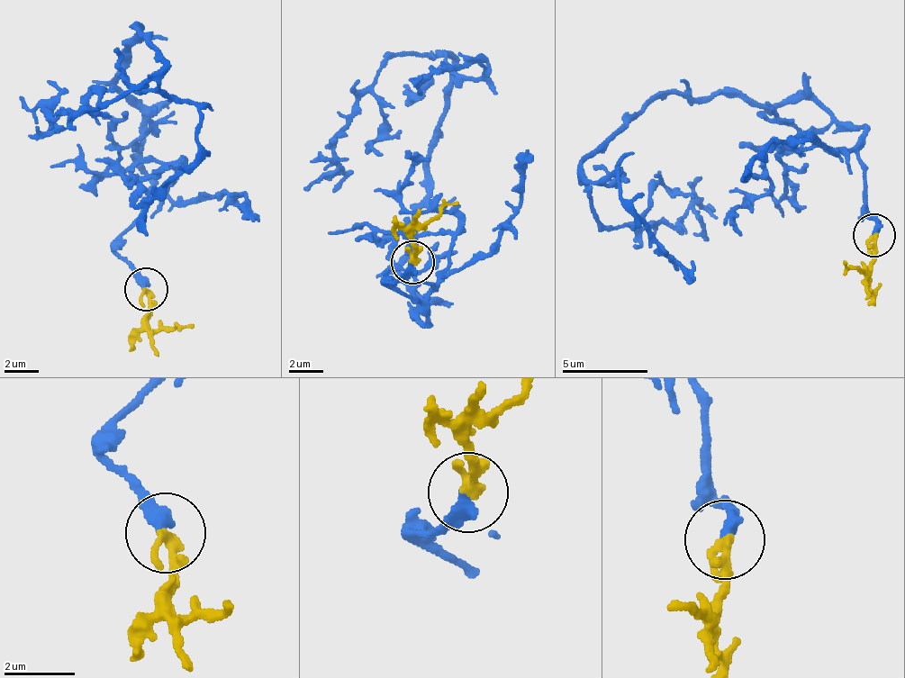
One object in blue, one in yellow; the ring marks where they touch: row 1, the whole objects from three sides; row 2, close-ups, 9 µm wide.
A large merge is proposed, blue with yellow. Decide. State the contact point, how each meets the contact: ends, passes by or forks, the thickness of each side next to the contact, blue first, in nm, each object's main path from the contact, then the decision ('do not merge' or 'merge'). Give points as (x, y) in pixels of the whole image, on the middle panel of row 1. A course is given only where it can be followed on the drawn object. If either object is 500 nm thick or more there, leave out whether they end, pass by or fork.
place (412, 262); blue ends; yellow ends; calibres 360 and 340 nm; course blue (411, 262), (409, 277), (388, 285), (427, 321), (401, 275), (450, 59), (414, 54), (384, 66), (303, 189); course yellow (411, 262), (413, 231), (459, 203); merge

